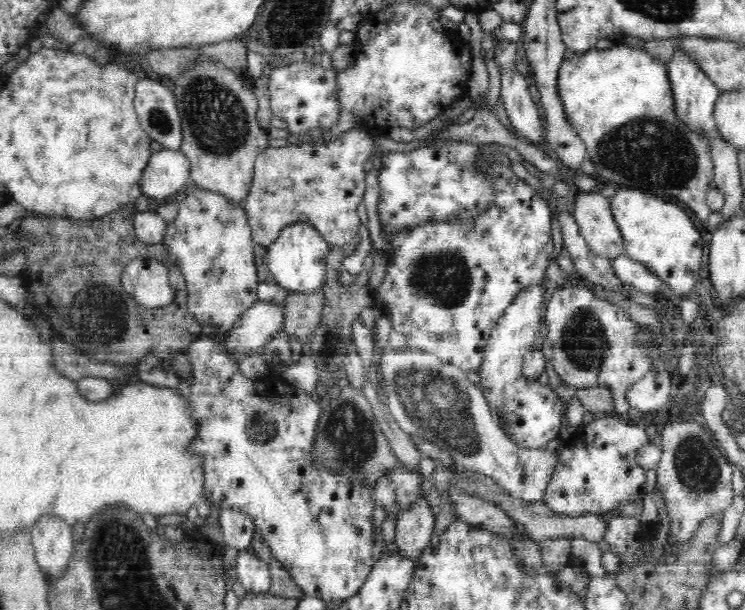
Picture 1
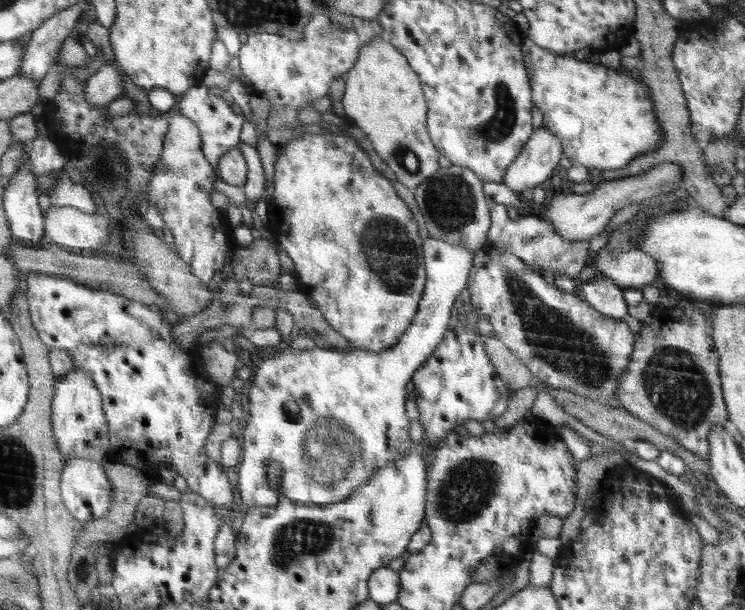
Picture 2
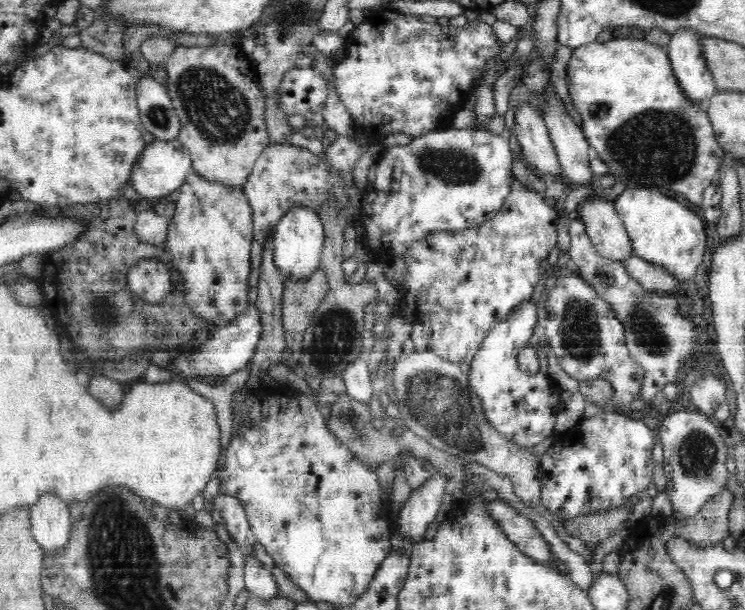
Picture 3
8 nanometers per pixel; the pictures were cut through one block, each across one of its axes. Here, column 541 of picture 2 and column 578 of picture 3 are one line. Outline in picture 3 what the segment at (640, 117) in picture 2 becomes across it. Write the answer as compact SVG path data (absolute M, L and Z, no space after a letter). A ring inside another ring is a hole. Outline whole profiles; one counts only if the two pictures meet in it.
M619 32L613 39L600 43L598 41L590 41L588 44L580 45L578 48L573 48L573 53L570 57L566 68L566 84L571 96L572 102L576 110L581 116L580 128L589 146L595 148L598 157L609 166L608 174L612 174L617 180L624 182L628 188L646 187L654 192L664 193L668 196L676 196L684 198L692 205L695 205L700 211L703 208L704 190L712 185L712 178L719 174L720 164L724 160L725 150L717 143L716 137L713 134L713 126L710 122L706 107L692 103L682 87L678 85L675 72L672 71L669 49L658 46L658 44L650 44L646 39L636 39L626 32Z

